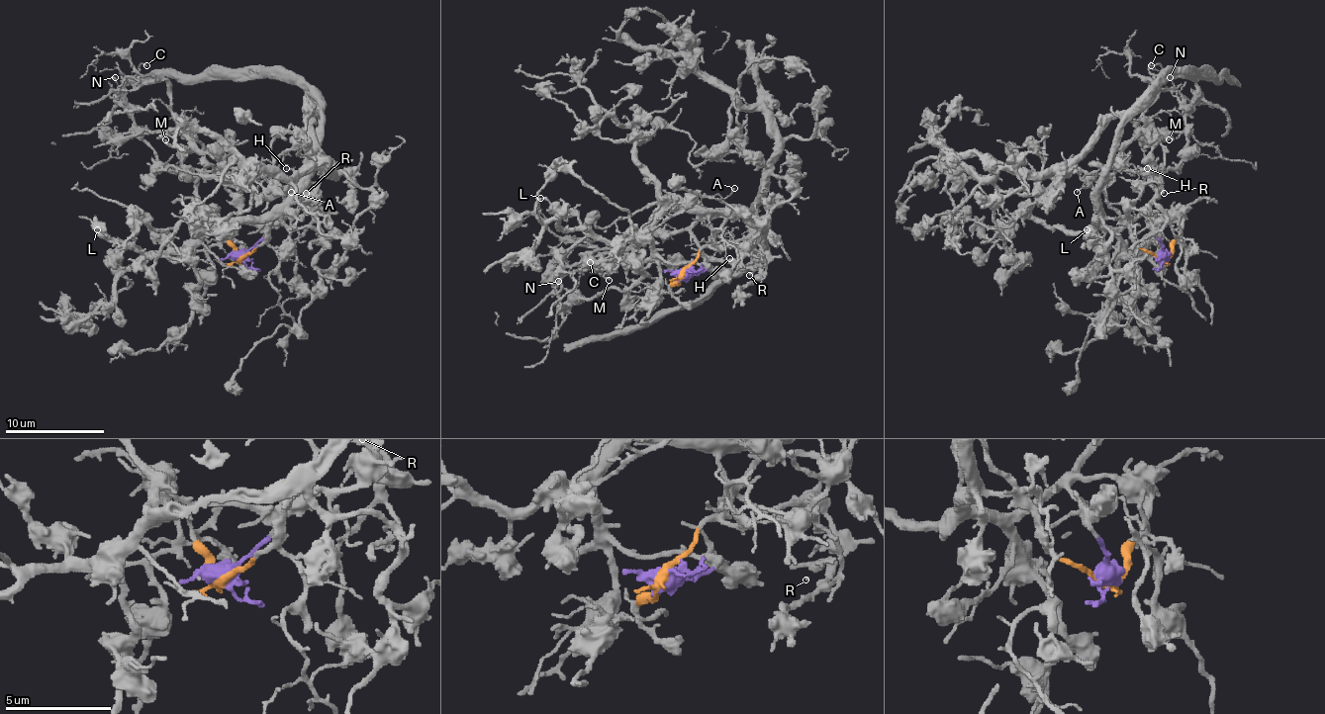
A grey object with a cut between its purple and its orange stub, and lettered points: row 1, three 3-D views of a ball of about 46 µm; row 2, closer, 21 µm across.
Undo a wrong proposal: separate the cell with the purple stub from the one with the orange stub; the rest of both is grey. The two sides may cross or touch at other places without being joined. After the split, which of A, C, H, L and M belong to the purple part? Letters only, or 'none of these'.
L

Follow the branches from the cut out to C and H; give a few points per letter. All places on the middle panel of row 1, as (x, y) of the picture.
C: (683, 273), (722, 216), (643, 230), (614, 258), (614, 268), (594, 260), (582, 273), (589, 263)
H: (683, 273), (725, 221), (722, 216), (703, 216), (693, 228), (696, 243), (708, 255), (737, 263), (730, 258)

